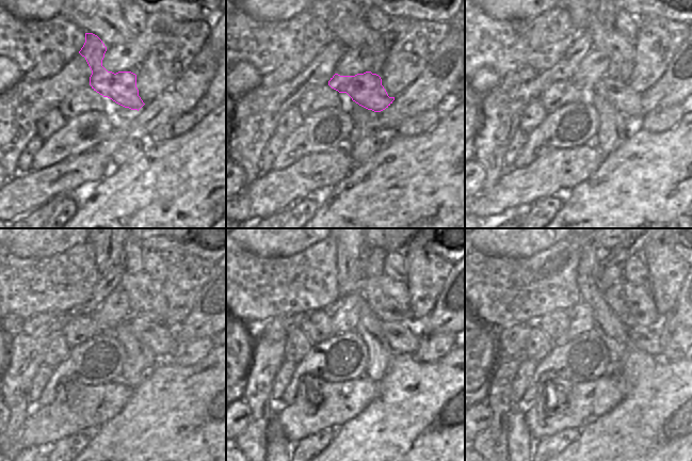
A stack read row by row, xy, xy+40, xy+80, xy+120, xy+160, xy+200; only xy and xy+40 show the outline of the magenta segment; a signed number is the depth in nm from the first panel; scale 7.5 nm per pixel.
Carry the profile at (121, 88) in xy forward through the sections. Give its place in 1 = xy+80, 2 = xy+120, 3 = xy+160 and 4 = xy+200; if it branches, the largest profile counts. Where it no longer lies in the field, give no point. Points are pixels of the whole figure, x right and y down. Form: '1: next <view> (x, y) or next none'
1: next xy+80 (618, 93)
2: next xy+120 (158, 337)
3: next xy+160 (402, 337)
4: next xy+200 (647, 339)

